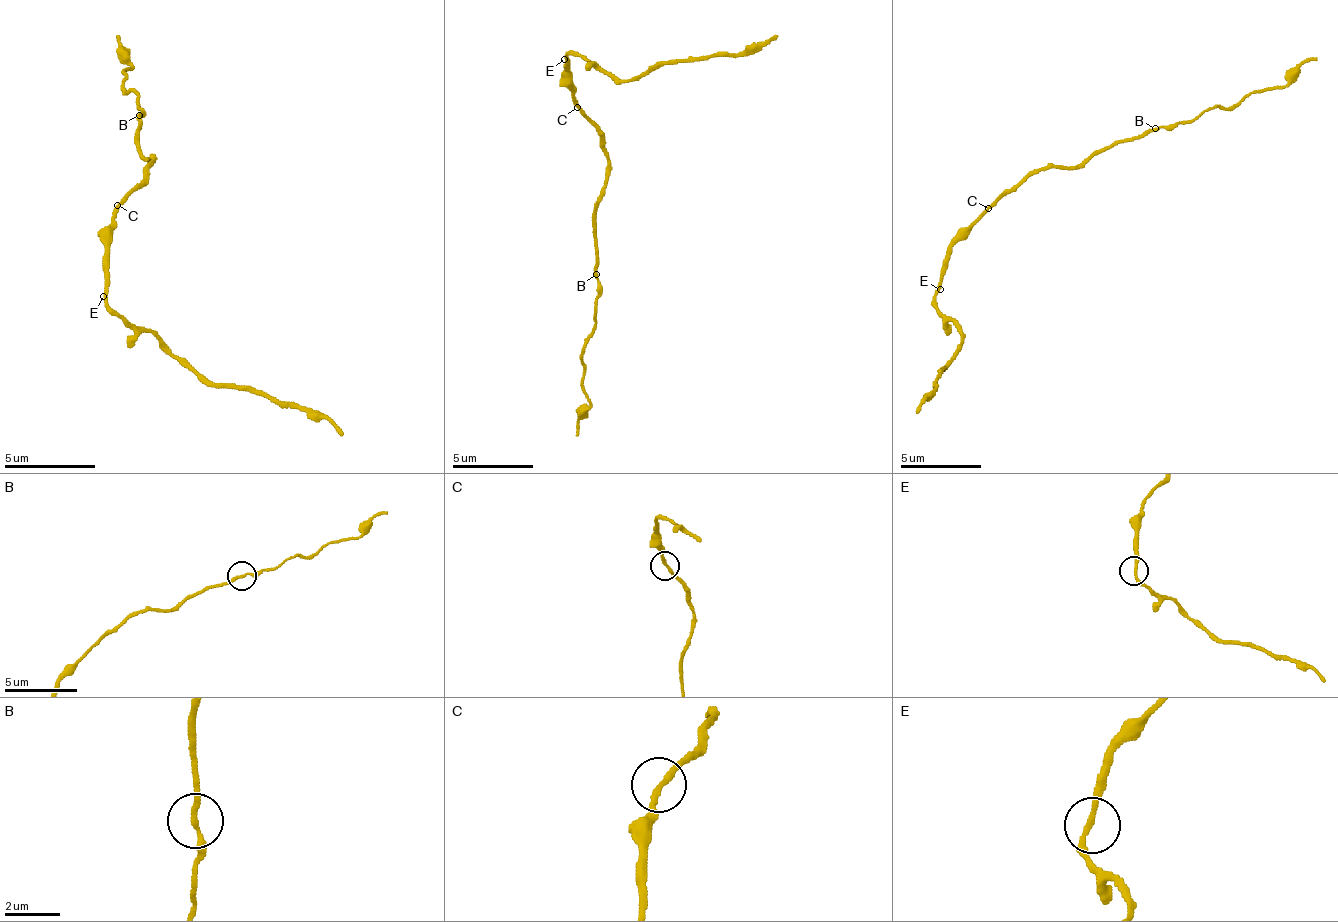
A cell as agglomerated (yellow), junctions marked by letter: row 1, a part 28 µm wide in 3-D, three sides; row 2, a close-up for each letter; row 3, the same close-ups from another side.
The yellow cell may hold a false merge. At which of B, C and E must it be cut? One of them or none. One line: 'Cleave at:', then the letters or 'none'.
Cleave at: B

